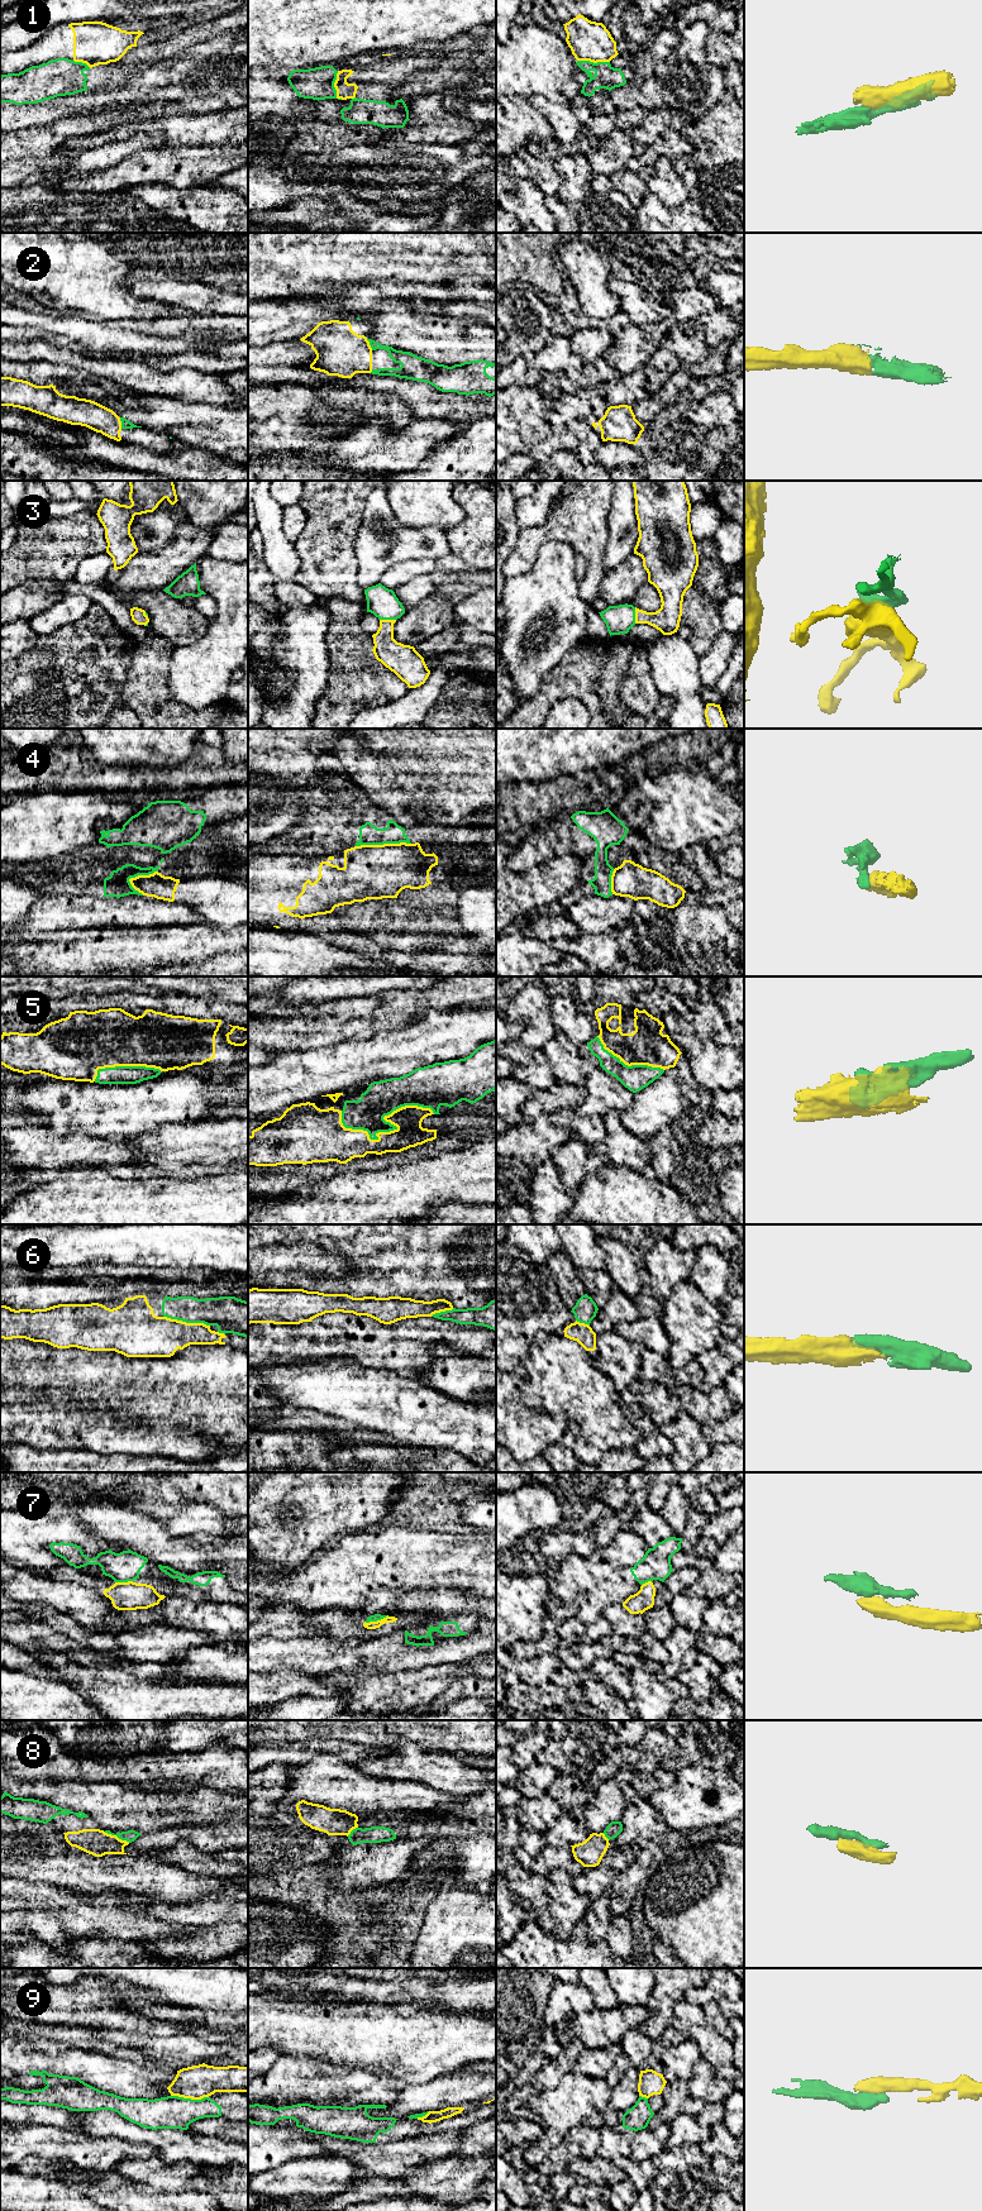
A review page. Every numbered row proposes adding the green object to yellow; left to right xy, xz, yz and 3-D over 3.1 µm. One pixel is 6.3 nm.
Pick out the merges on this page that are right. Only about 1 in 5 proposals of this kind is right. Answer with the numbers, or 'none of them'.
2, 3, 5, 6, 8

